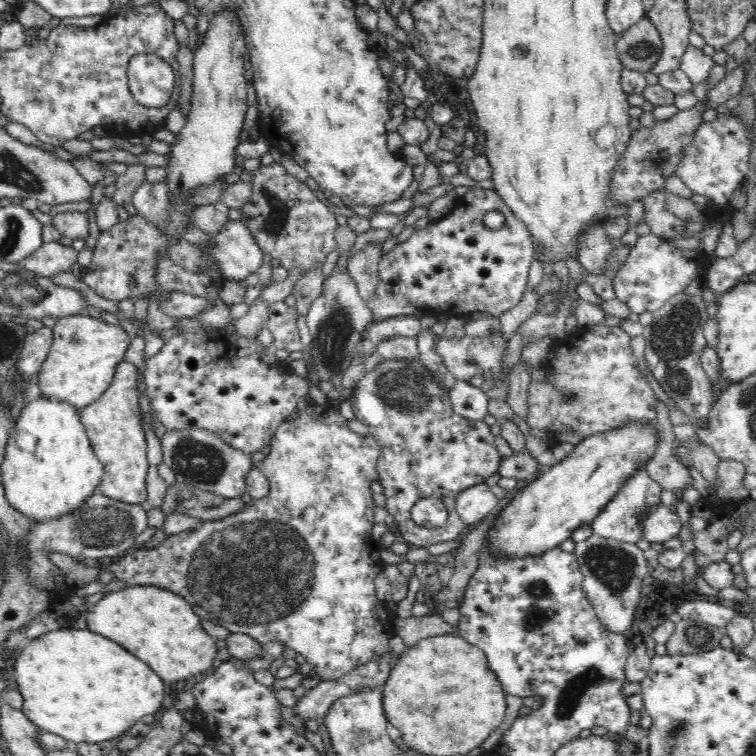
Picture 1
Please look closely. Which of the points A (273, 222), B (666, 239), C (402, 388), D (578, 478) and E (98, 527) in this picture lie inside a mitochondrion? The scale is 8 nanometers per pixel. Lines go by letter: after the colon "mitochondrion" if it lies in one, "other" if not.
A: mitochondrion
B: other
C: mitochondrion
D: other
E: mitochondrion

